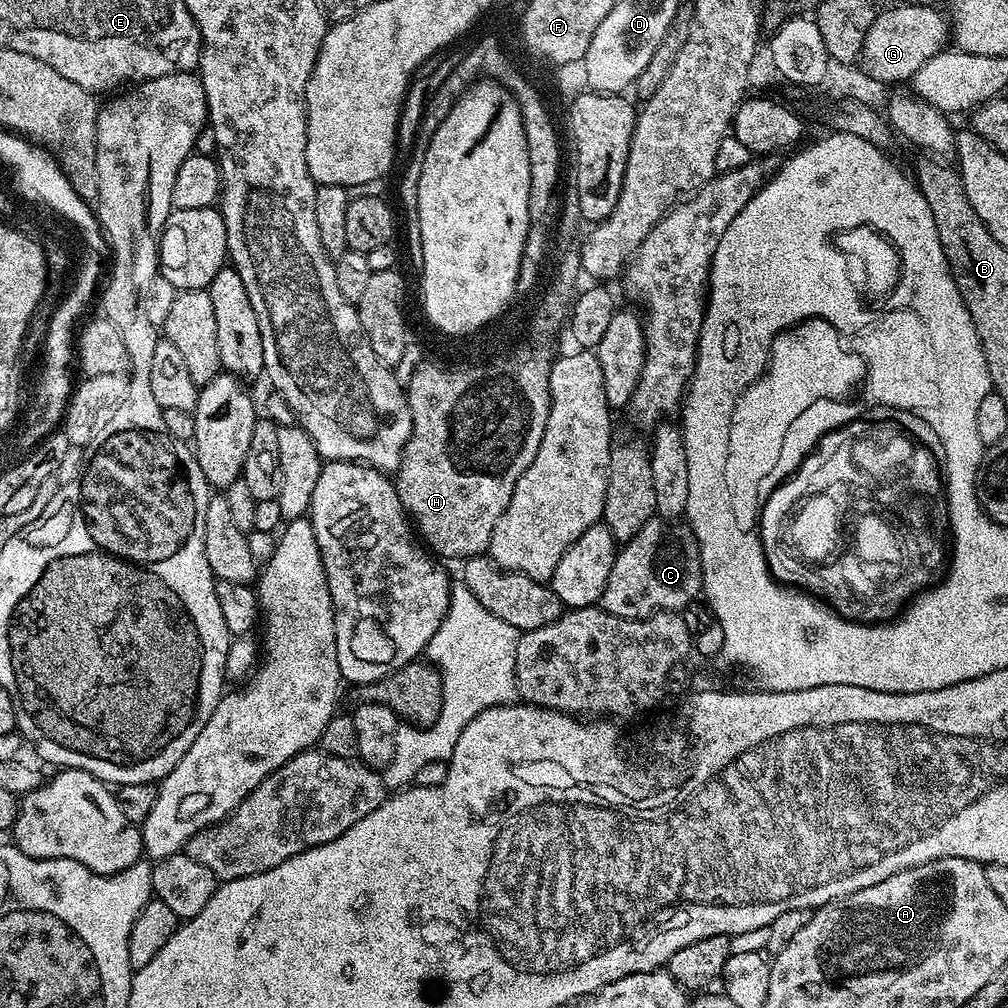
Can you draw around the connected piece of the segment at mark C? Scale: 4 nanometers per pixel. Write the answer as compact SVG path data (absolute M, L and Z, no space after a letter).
M659 518L646 522L634 538L623 541L616 563L599 602L599 607L610 614L627 620L645 620L656 612L687 609L701 599L704 571L700 544L687 523Z

